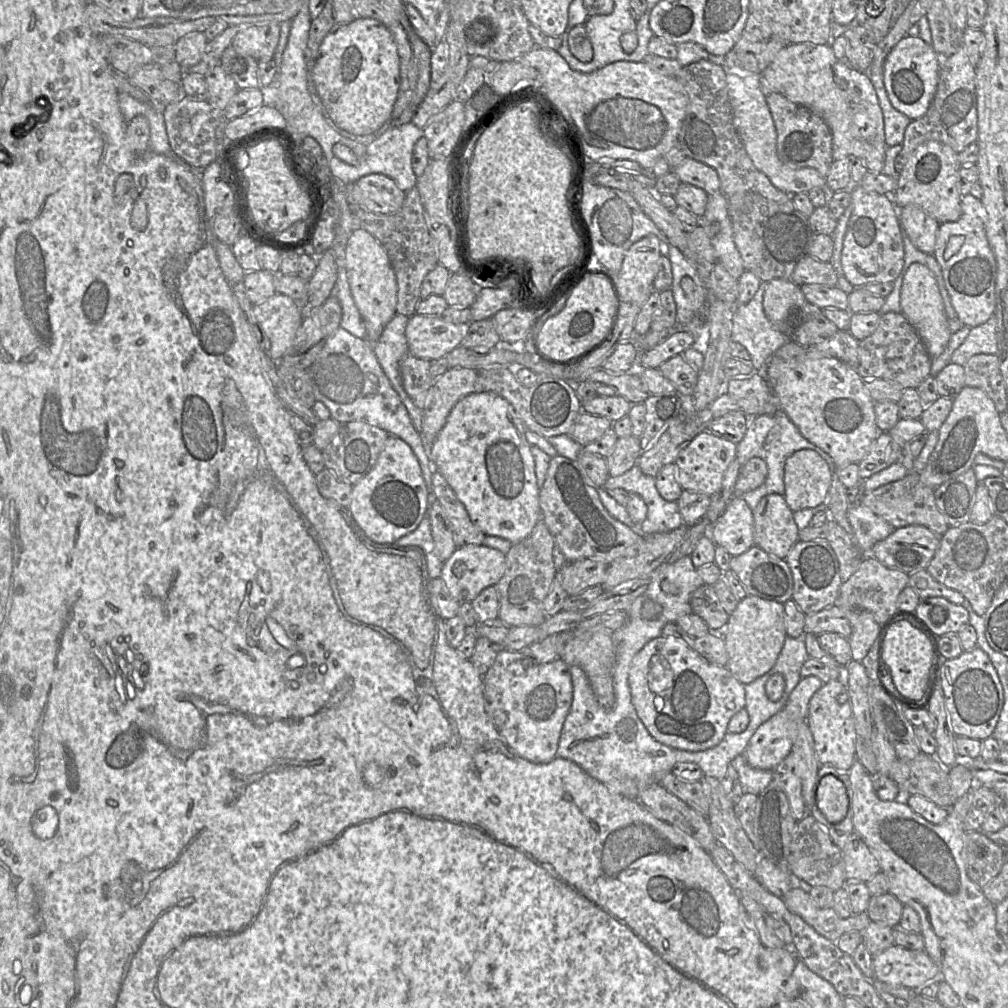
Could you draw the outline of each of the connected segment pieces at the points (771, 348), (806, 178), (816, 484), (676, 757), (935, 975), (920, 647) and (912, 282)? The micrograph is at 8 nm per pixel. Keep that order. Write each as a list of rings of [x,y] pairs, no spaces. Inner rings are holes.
[[[762,282],[748,303],[734,307],[731,319],[731,339],[748,350],[756,372],[764,368],[777,349],[792,341],[789,334],[782,333],[766,316],[763,309],[765,290],[766,282]]]
[[[727,73],[726,81],[733,111],[733,125],[756,169],[764,173],[777,189],[788,195],[808,193],[813,188],[826,188],[826,177],[816,169],[792,168],[779,159],[776,150],[776,128],[762,92],[759,75],[739,76],[734,73]]]
[[[803,449],[794,452],[784,466],[787,505],[793,512],[822,505],[831,481],[829,465],[815,451]]]
[[[684,556],[674,563],[664,562],[651,574],[647,590],[637,597],[627,610],[626,624],[612,633],[616,651],[613,670],[615,702],[612,709],[606,710],[599,705],[584,671],[576,666],[570,667],[573,699],[562,727],[557,757],[577,765],[615,793],[619,793],[620,786],[637,785],[638,794],[642,785],[659,784],[663,774],[671,772],[676,764],[682,762],[696,763],[705,776],[718,780],[726,776],[727,768],[731,763],[738,773],[744,793],[758,795],[773,780],[772,770],[751,767],[743,753],[757,728],[783,709],[789,694],[802,679],[800,670],[804,662],[809,659],[803,637],[787,637],[771,670],[745,685],[746,703],[744,709],[749,715],[749,724],[746,730],[741,733],[727,733],[717,746],[710,749],[686,751],[670,748],[659,743],[649,734],[632,705],[628,686],[628,672],[633,657],[646,643],[661,636],[662,629],[666,624],[675,623],[681,616],[692,613],[689,598],[702,584],[704,582],[698,575],[697,568],[693,565],[690,556]],[[663,580],[675,584],[679,593],[677,595],[665,594],[661,590]],[[646,599],[660,604],[663,608],[661,614],[655,620],[646,620],[641,616],[641,608]],[[775,674],[783,676],[785,689],[779,700],[771,701],[766,695],[765,684]]]
[[[893,945],[873,957],[874,979],[892,986],[921,988],[940,980],[938,966],[926,951],[910,951]]]
[[[905,620],[891,625],[883,638],[881,658],[889,667],[894,686],[899,693],[916,701],[927,698],[933,668],[934,648],[920,628]]]
[[[913,263],[907,269],[901,287],[900,306],[901,313],[917,332],[931,359],[938,357],[944,351],[951,332],[937,282],[926,266]]]

